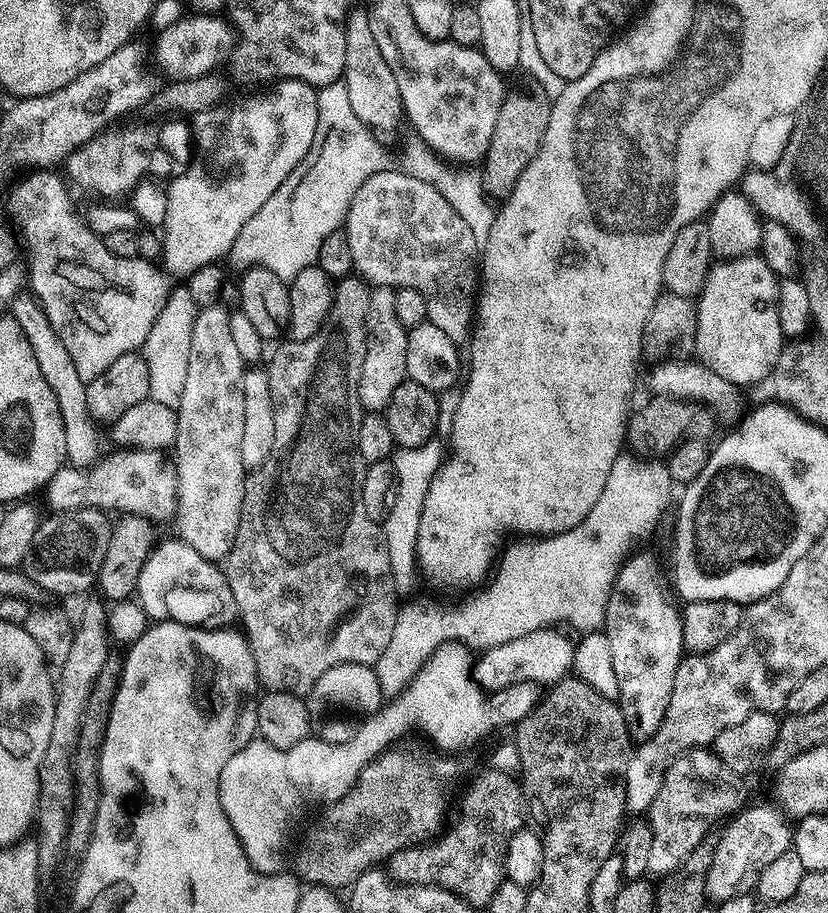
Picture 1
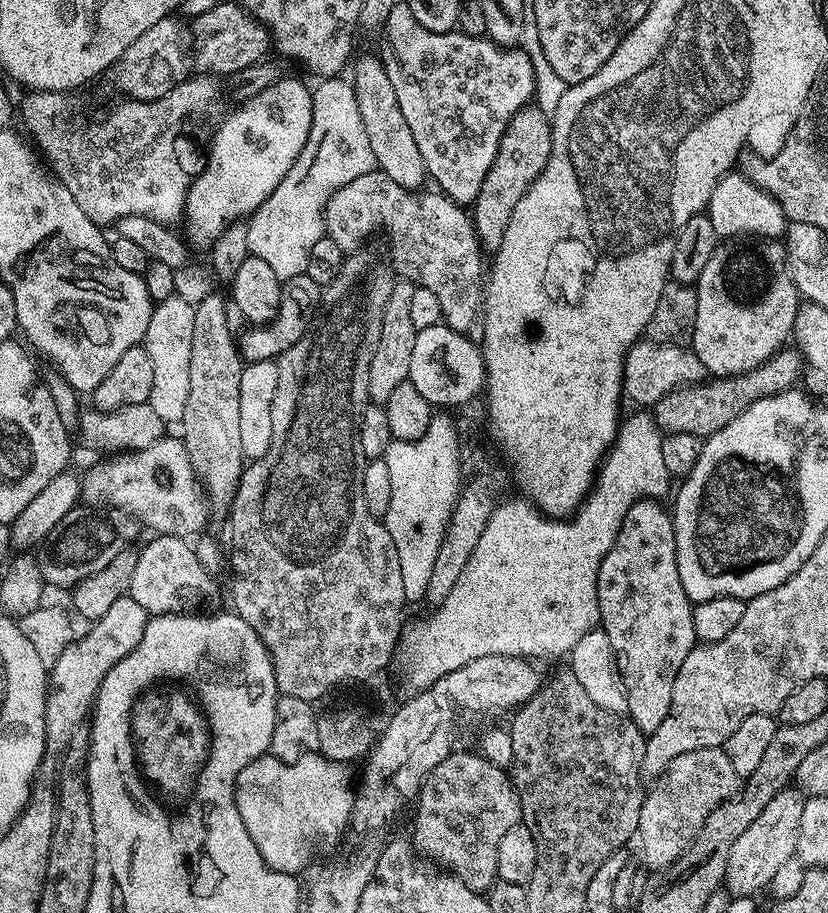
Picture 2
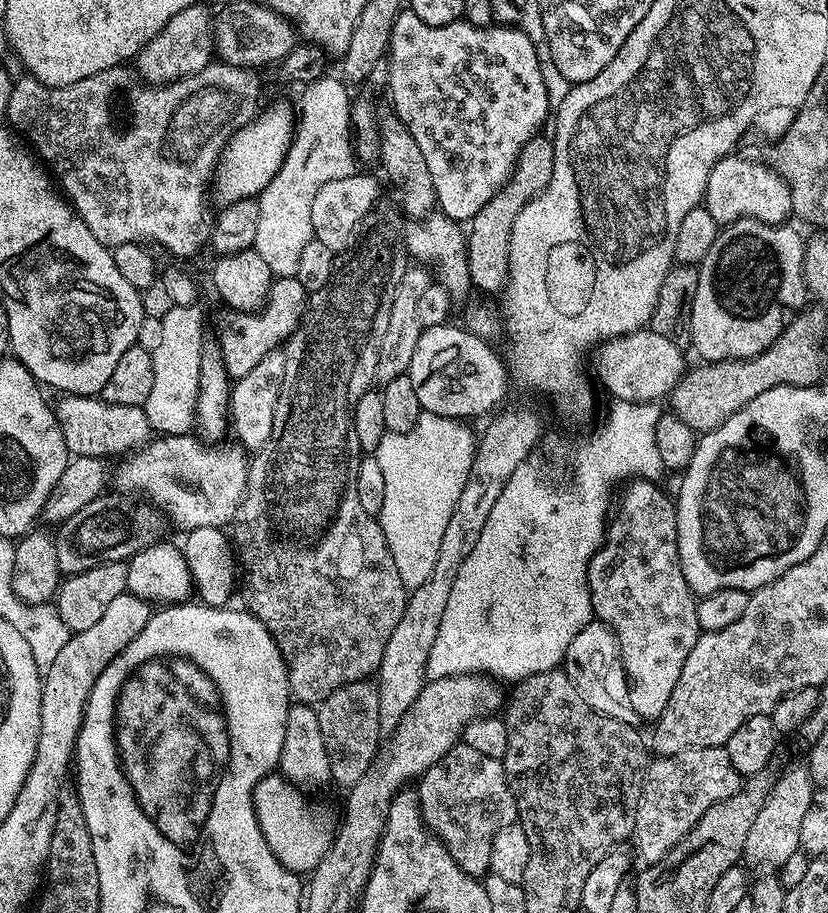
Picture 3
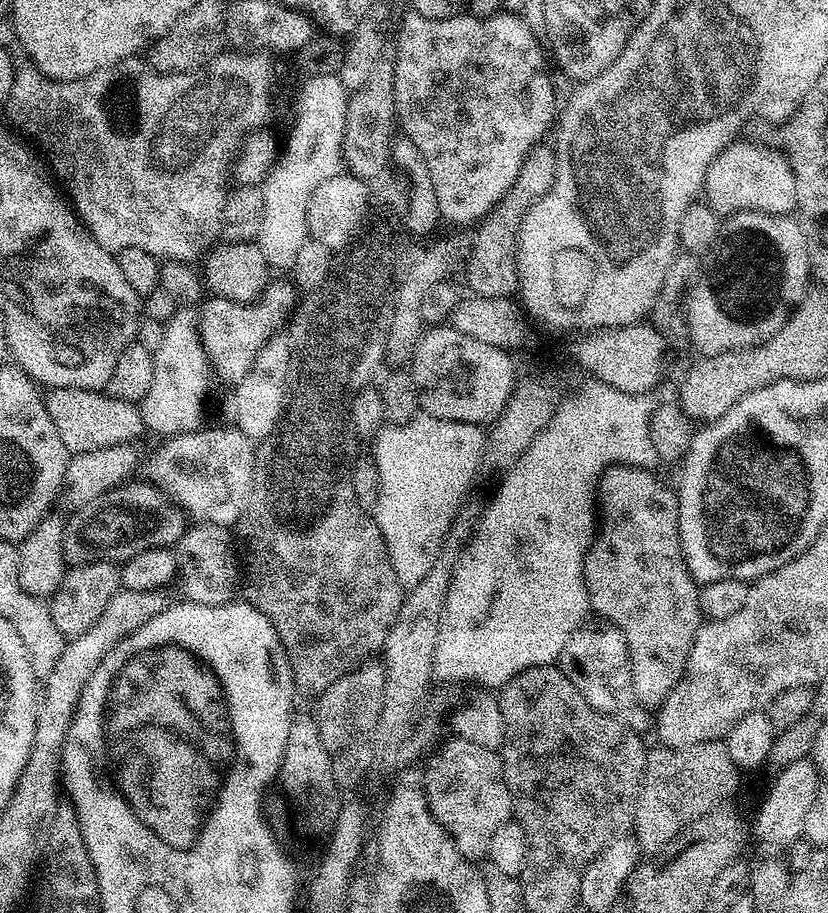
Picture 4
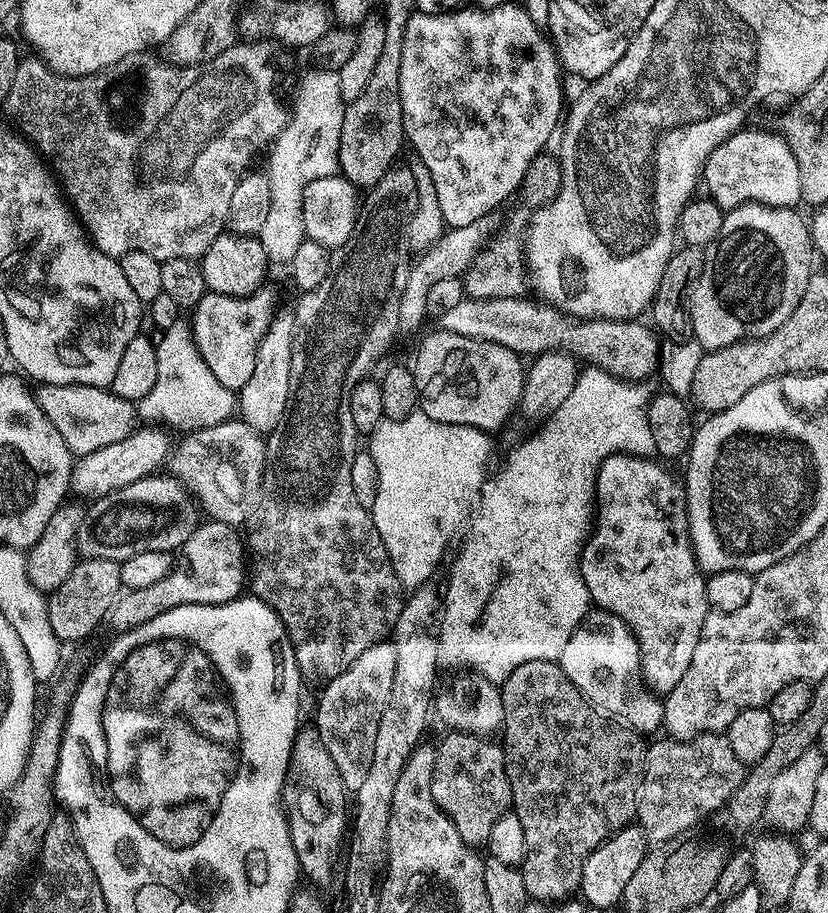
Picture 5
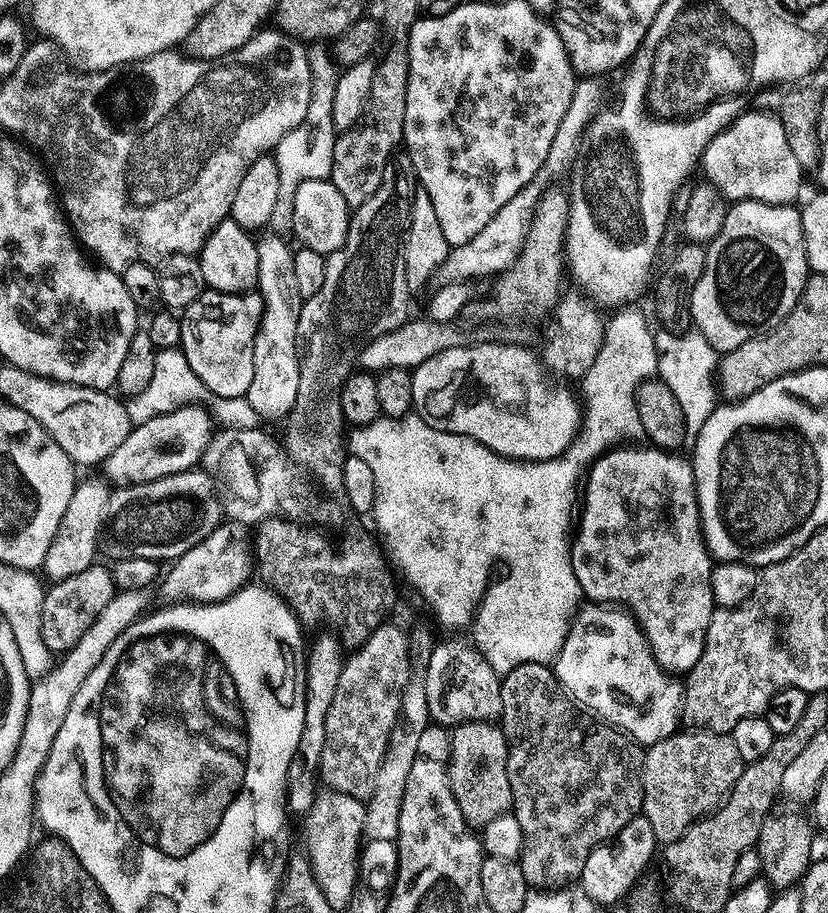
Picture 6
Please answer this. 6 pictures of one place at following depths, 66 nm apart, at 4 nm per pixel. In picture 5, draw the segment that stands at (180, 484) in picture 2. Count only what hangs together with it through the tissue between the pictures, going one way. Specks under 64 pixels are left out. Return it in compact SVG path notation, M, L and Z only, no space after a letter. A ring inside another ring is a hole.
M240 418L230 419L218 426L197 428L189 431L185 436L188 437L177 448L176 445L174 448L174 460L176 456L175 475L187 484L201 509L211 519L233 526L247 525L248 515L261 495L260 479L263 476L265 479L266 476L266 456L264 460L265 437Z

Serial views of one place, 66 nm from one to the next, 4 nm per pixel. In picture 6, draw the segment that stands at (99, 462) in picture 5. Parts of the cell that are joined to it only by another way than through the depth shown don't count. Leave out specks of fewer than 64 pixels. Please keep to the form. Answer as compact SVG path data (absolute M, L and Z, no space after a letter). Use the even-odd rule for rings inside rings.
M200 406L179 408L161 416L137 424L124 439L128 452L128 484L142 484L146 480L157 480L175 472L195 469L202 458L202 449L213 435L212 420Z

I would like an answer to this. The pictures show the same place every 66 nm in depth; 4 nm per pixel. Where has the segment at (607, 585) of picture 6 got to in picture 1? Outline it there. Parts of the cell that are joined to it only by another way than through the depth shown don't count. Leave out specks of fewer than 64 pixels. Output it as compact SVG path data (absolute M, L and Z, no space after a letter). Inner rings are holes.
M635 552L617 570L612 587L606 592L602 631L606 638L610 638L622 718L626 718L633 741L639 742L650 739L654 730L662 726L662 718L666 718L666 706L670 706L670 694L674 690L674 674L678 674L686 649L681 609L670 592L668 597L664 589L670 584L665 565L663 568L652 552Z

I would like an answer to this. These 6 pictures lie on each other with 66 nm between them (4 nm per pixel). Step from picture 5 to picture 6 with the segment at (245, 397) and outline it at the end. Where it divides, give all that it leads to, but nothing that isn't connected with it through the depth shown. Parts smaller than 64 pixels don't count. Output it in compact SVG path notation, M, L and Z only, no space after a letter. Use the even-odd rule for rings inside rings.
M272 234L269 240L260 240L258 250L258 291L264 300L264 313L260 319L260 329L256 341L252 344L252 365L254 376L250 378L250 386L246 402L252 407L256 416L264 420L283 421L294 406L294 398L298 394L298 374L300 358L296 338L296 319L300 313L302 297L296 290L294 282L293 249L287 248L281 237Z

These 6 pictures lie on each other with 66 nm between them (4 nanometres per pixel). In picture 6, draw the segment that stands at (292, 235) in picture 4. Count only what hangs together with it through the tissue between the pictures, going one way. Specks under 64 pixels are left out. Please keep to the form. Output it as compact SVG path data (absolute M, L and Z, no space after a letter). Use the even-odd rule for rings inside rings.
M312 42L307 45L308 61L310 62L310 74L312 75L312 89L310 90L310 102L306 106L306 116L274 150L274 159L280 175L277 202L270 221L271 227L277 233L284 234L292 226L292 193L295 192L303 180L319 180L331 177L332 159L334 158L334 142L338 135L332 111L334 110L334 90L336 89L336 78L338 65L332 59L329 49L323 43Z

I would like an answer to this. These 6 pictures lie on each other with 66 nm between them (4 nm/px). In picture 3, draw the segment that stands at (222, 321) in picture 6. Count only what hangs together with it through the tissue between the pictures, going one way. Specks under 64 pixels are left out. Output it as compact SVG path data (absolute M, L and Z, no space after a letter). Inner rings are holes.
M278 276L272 281L268 303L259 312L229 311L220 328L218 347L229 377L239 378L250 374L266 354L277 351L300 329L304 311L308 309L309 293L296 276Z

